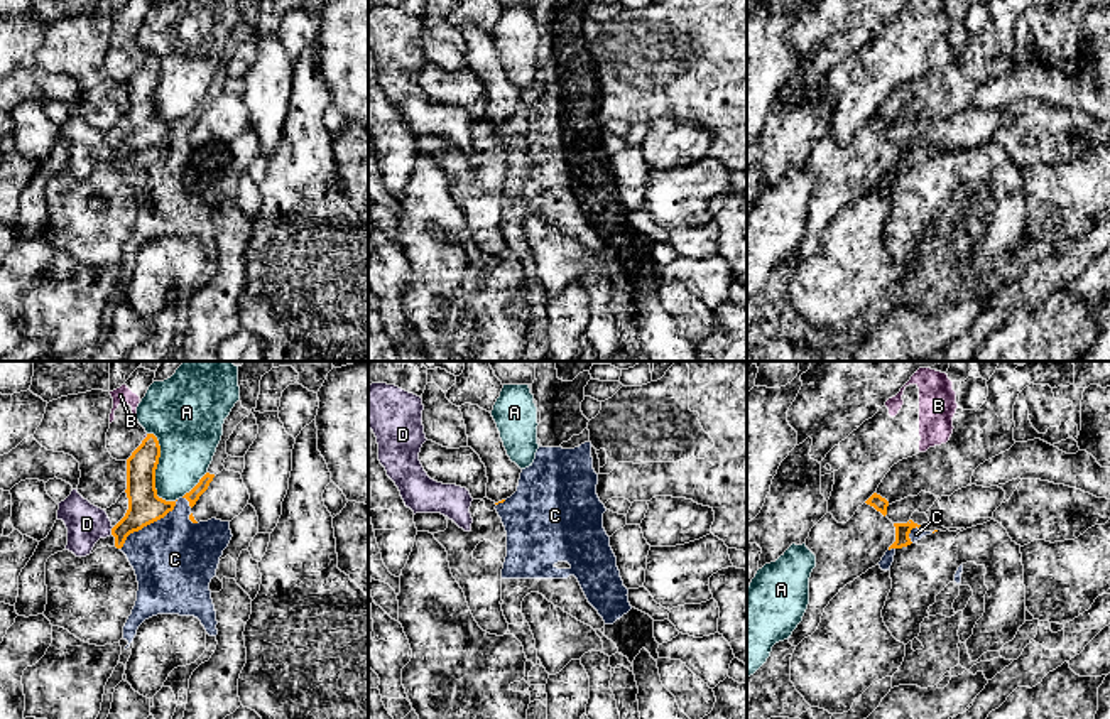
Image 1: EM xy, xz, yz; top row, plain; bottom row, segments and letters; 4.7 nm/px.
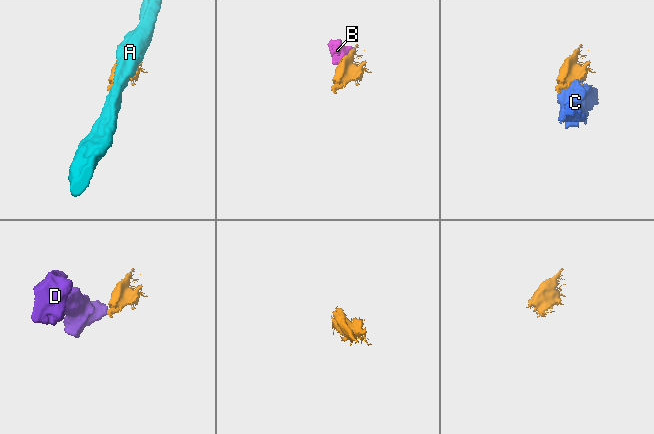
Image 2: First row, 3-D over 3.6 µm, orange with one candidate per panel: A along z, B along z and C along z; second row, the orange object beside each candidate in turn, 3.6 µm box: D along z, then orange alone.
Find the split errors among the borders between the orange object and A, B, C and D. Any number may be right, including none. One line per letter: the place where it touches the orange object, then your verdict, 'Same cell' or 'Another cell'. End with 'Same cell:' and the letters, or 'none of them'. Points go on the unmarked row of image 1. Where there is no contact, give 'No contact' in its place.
A: Touches orange at xy (154, 93). Another cell
B: Touches orange at xy (146, 59). Another cell
C: Touches orange at xy (147, 145). Another cell
D: Touches orange at xy (112, 152). Another cell
Same cell: none of them

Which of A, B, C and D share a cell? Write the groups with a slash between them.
A / B / C / D

